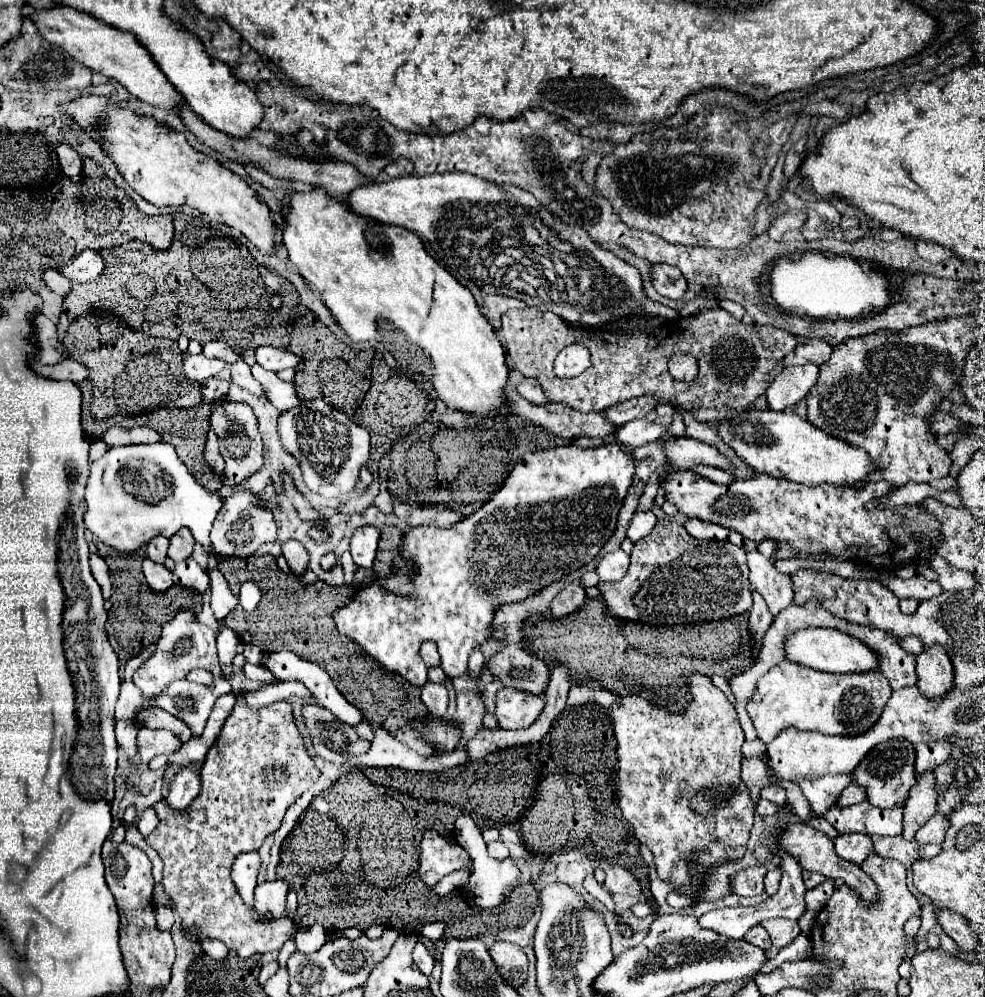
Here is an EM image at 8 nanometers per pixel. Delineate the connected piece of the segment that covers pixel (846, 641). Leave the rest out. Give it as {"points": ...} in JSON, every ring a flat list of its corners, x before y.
{"points":[[810,627,802,629,786,639,786,659,812,667,816,671,826,673,864,673,864,671,876,671,878,669,878,655,870,651,868,645,858,641,856,637,850,637,838,629,826,629,826,627]]}

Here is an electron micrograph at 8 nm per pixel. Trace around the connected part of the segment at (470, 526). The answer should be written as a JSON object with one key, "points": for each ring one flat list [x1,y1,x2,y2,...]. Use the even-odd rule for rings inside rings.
{"points":[[618,443,590,449,566,445,526,455,516,463,514,471,492,499,452,529,410,527,402,537,402,557,398,559,396,573,386,577,386,583,378,579,366,587,366,591,356,591,352,601,332,615,338,631,356,641,388,671,402,675,410,683,426,683,426,663,418,653,424,639,438,645,442,669,448,677,462,675,474,647,488,639,494,607,498,607,498,603,526,599,526,595,560,581,564,575,572,573,572,569,580,569,598,555,616,529,616,517,628,487,632,485,634,471,636,459],[408,559,418,565,414,577,410,577,404,567,404,561]]}

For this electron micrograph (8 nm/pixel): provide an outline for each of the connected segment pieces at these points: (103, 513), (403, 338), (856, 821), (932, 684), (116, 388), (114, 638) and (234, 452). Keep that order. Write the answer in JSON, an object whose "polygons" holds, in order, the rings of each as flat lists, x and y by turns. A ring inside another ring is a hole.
{"polygons":[[[154,443,112,447,102,459,90,465,84,523,104,545,124,553,140,549,158,535,170,539,182,527,192,531,204,551,210,551,210,525,222,505,224,497,202,487,192,477,178,459,174,445]],[[314,187,306,193,300,195,290,195,288,203,282,207,282,223,280,223,280,231,284,237,284,247,288,251,288,259,292,261,292,265,298,267,300,275,322,295,326,307,332,311,332,315,336,317,336,321,340,323,340,327,350,335,350,339,354,343,360,341,382,341,382,345,400,361,406,359,408,363,412,363,412,367,418,369,418,373,422,373,428,381,432,381,432,385,436,387,438,395,442,401,446,401,448,407,452,409,460,409,466,411,470,415,482,415,482,417,494,417,502,411,504,407,504,385,508,381,508,367,506,367,506,359,504,359,504,347,500,345,498,337,494,335,492,325,486,321,486,317,482,317,482,313,478,311,478,305,472,297,472,293,460,285,446,269,442,269,424,249,422,241,418,235,412,235,410,231,406,231,404,227,398,225,384,225,372,217,364,217,364,215,356,215,346,203,336,201,334,197,330,197,322,187]],[[866,803,854,807,834,805,830,811,826,811,824,819,838,831,838,835,866,833,866,835,896,837,902,833,902,811,904,811,902,807,882,811]],[[930,645,916,657,916,675,918,675,918,689,924,695,938,697,946,695,954,683,954,669,948,653,938,647]],[[122,327,118,335,114,335,116,341,102,341,98,349,98,363,86,363,90,369,90,383,94,391,94,403,92,403,92,415,98,419,82,419,82,427,86,435,96,441,102,437,104,427,108,427,108,421,112,425,122,425,122,419,104,419,112,415,138,415,148,409,156,407,182,407,190,409,202,403,202,383,192,381,188,383,182,359,184,353,178,349,178,339,166,339,148,335,142,331,130,331,130,327]],[[106,557,112,577,112,599,108,609,108,635,110,643,116,649,120,665,128,659,140,655,148,645,156,643,164,623,168,623,178,611,190,609,192,613,200,613,202,609,202,595,190,591,186,587,172,585,164,593,154,593,144,575,142,575,142,557]],[[234,401,214,405,214,411,212,411,208,423,218,435,220,453,222,453,222,457,226,461,224,475,220,477,222,485,228,485,228,487,242,485,246,479,250,479,254,473,258,473,262,469,262,465,264,465,262,437,258,433,258,419,256,419,256,415,252,413,252,409,248,405,234,403]]]}

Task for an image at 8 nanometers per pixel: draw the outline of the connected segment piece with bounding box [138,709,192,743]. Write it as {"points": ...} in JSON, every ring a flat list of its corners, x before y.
{"points":[[144,709,144,711,138,715,138,721,140,721,142,727,172,731,182,743,186,743,186,741,192,737,192,733,188,731,186,723,182,723,180,719,174,719,172,715,168,715,168,713,162,711,162,709]]}

